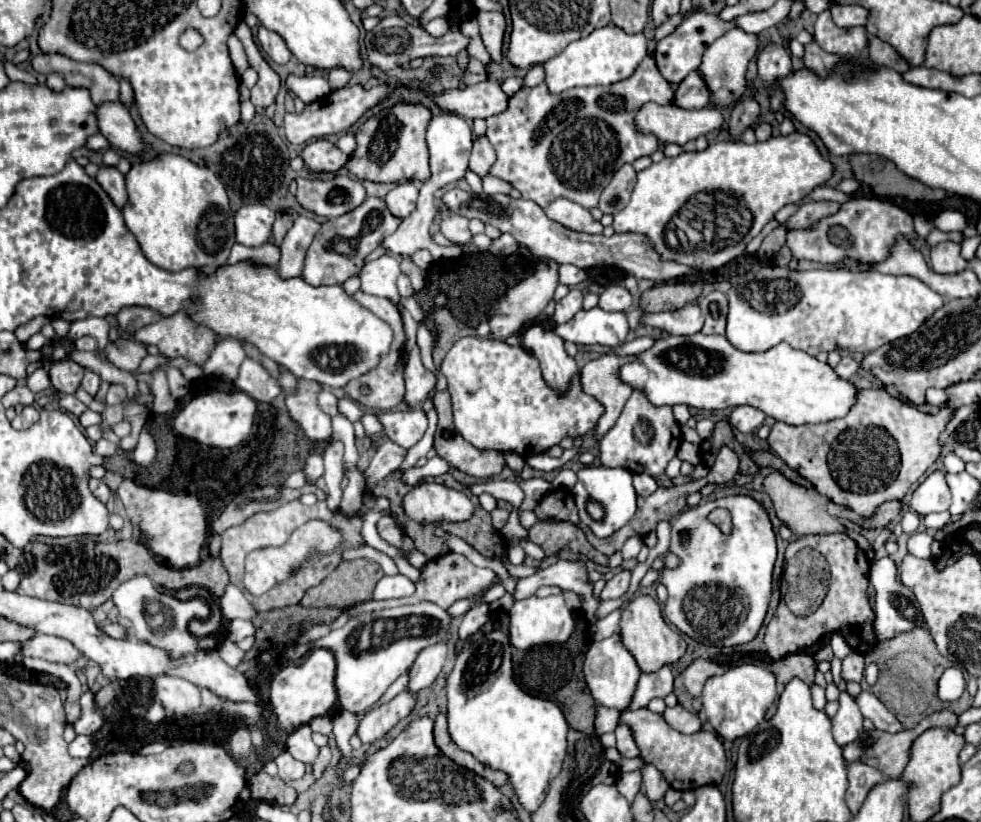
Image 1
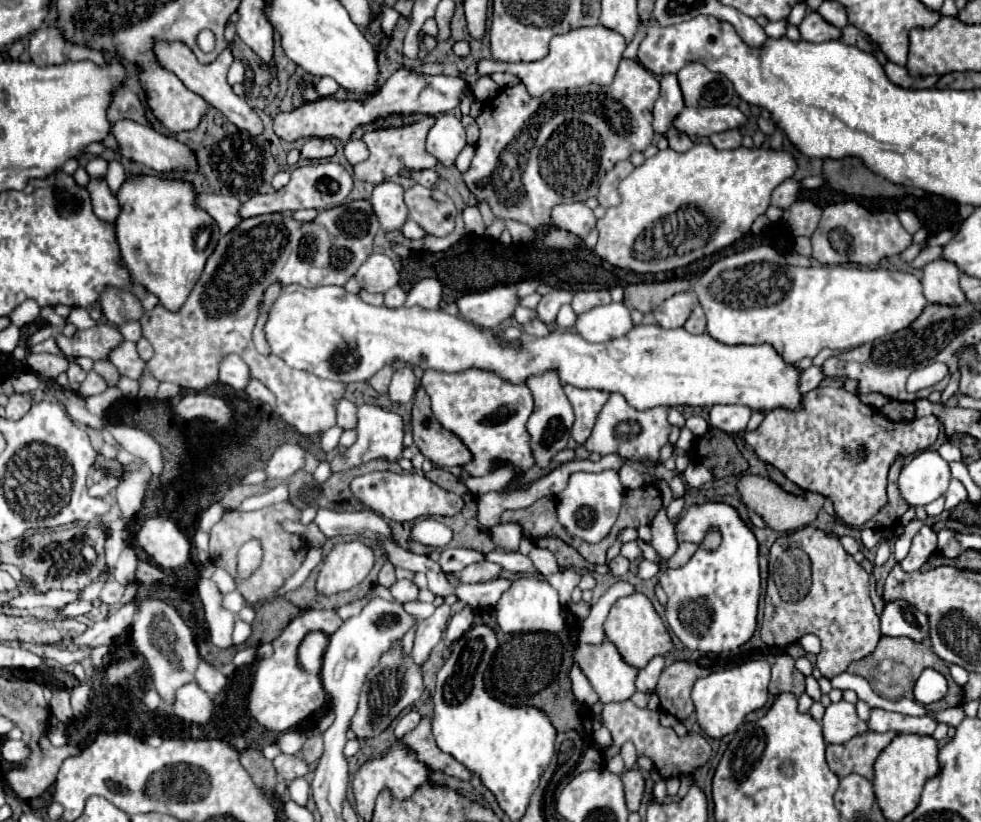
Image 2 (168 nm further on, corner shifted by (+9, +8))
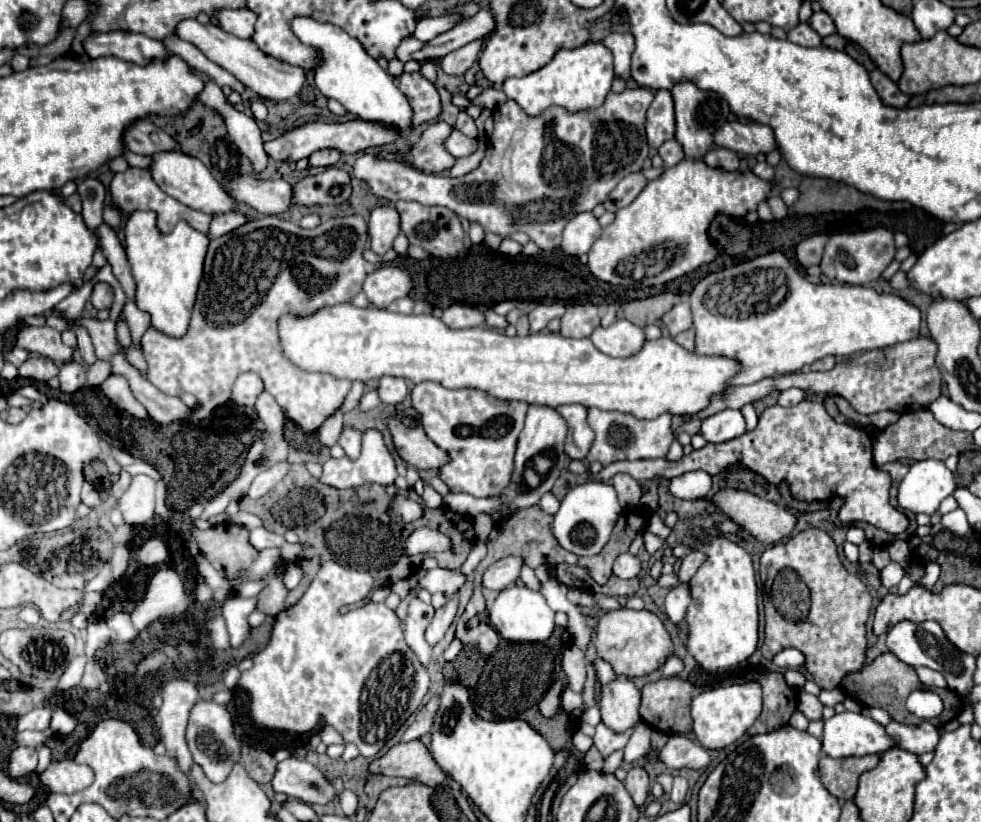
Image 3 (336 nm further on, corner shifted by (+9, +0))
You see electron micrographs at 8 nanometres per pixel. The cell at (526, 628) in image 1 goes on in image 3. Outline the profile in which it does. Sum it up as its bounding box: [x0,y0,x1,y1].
[489,585,555,643]

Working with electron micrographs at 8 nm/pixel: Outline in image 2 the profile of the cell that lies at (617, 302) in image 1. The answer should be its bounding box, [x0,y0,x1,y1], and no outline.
[571,291,611,315]

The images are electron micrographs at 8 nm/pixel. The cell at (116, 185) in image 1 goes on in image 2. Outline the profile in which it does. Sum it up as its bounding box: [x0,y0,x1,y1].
[87,179,119,225]

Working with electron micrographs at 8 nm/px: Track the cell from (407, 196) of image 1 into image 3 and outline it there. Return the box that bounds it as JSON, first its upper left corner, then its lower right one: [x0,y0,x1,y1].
[369,205,401,255]

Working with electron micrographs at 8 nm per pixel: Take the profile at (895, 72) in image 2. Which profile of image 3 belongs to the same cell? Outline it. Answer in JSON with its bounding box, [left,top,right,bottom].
[871,69,911,107]

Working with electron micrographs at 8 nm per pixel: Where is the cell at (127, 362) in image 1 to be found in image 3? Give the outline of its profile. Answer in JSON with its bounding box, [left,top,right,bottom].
[17,327,73,363]

